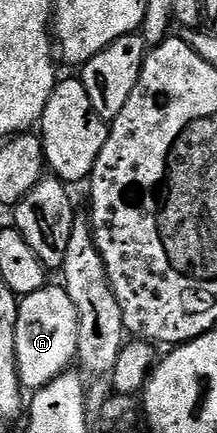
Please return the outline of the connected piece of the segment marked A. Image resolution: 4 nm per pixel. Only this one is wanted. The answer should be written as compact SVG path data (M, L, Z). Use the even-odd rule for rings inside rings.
M47 285L36 293L21 296L16 317L16 361L18 362L18 376L23 388L27 392L39 391L46 387L56 377L71 370L72 364L78 357L78 314L76 305L72 305L72 297L68 297L65 286Z

